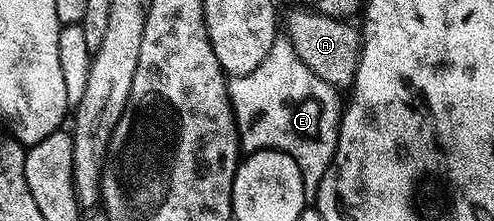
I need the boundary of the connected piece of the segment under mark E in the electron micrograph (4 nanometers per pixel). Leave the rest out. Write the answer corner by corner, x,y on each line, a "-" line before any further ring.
277,40
273,48
269,48
265,60
261,60
261,64
253,68
253,72
249,72
243,78
232,77
227,82
225,94
229,99
229,109
233,115
238,145
247,152
279,150
282,154
293,156
299,169
302,197
307,200
314,199
319,192
319,185
325,172
331,166
331,157
335,154
335,141
339,134
341,102
339,106
339,98
335,95
338,94
336,87
313,76
301,64
289,42

